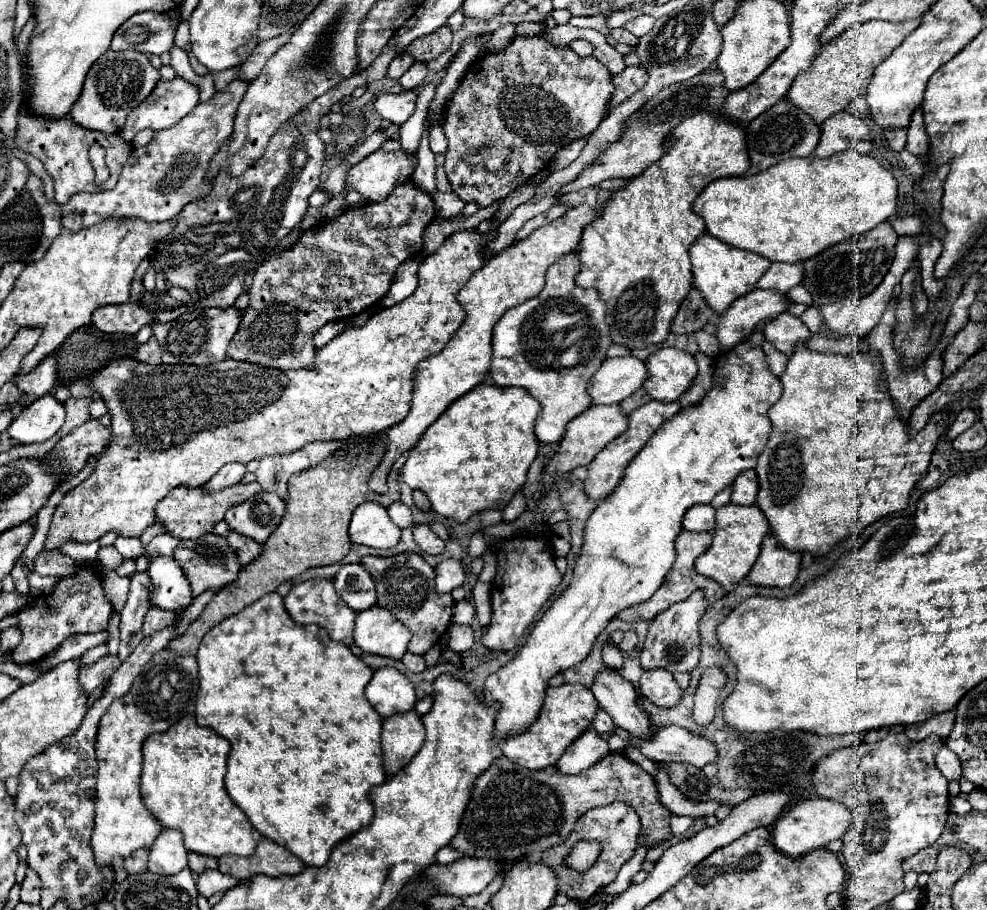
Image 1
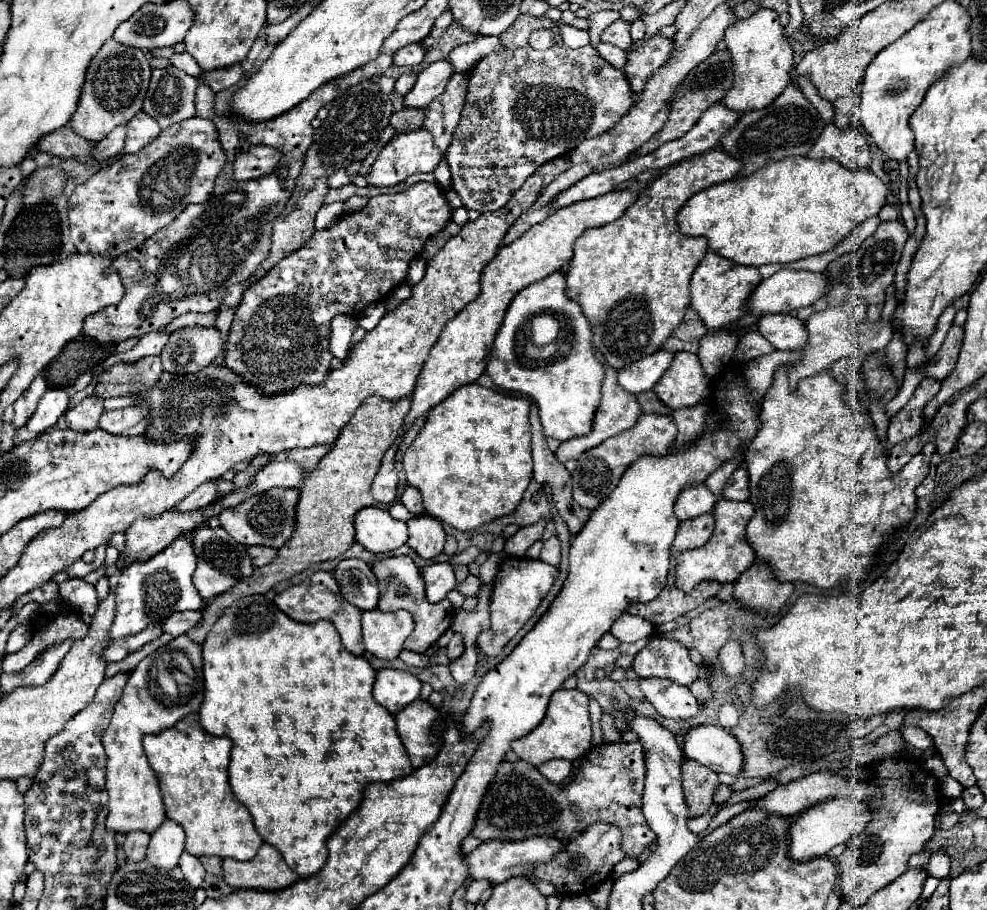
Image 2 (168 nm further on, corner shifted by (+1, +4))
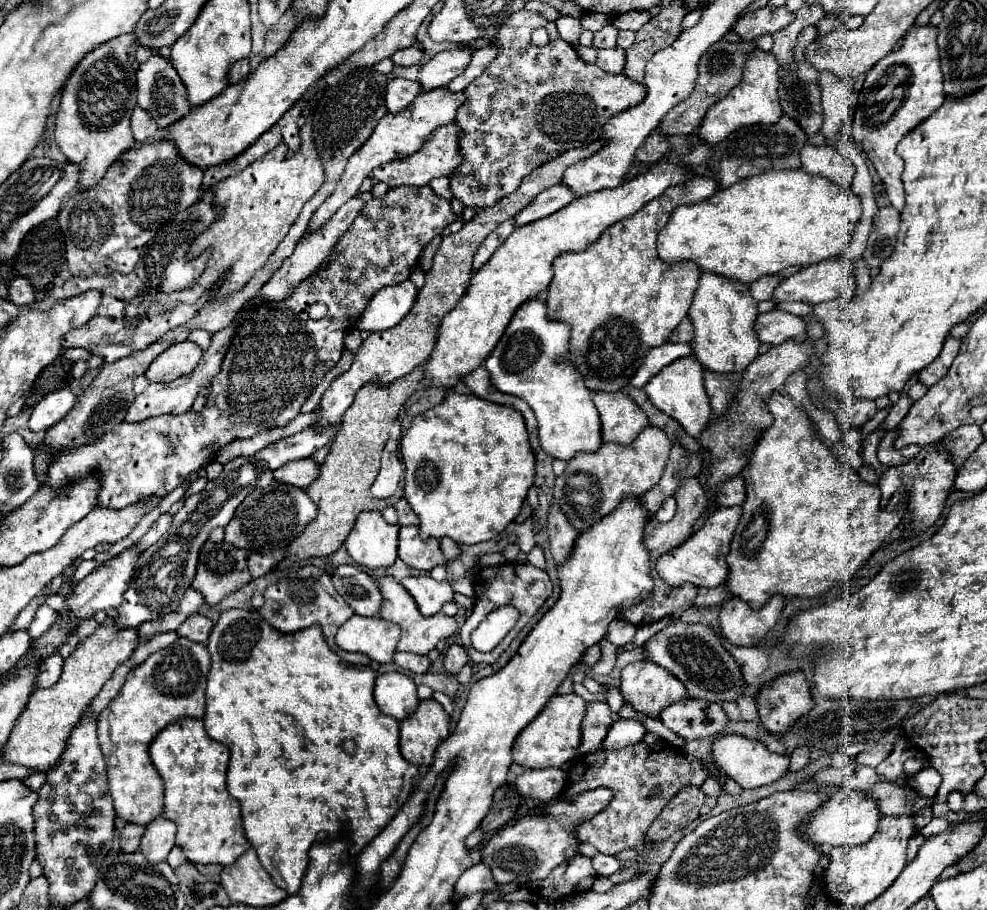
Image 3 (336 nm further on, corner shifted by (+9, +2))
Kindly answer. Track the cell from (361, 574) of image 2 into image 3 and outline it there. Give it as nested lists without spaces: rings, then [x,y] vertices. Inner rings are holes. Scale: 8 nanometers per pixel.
[[[338,566],[332,574],[332,584],[358,616],[378,614],[382,594],[376,586],[376,580],[358,566]]]

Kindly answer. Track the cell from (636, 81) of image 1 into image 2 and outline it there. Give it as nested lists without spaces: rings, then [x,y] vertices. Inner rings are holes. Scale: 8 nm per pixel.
[[[654,34],[640,48],[636,48],[628,54],[624,72],[636,94],[642,92],[648,76],[652,76],[656,72],[656,68],[660,68],[670,58],[670,54],[672,54],[672,42],[670,42],[670,38],[664,38],[660,34]]]

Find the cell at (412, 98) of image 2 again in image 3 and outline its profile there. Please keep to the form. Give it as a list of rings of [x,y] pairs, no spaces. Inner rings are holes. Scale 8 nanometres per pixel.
[[[456,48],[432,56],[418,72],[422,90],[434,90],[446,86],[452,78],[462,74],[462,70],[470,62],[470,54],[472,52],[468,48]]]

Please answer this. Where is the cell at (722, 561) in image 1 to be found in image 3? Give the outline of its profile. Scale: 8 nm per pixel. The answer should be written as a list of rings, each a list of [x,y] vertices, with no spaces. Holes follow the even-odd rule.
[[[718,506],[702,524],[702,528],[698,528],[690,540],[686,540],[684,544],[676,546],[674,550],[666,552],[664,556],[660,556],[656,560],[656,572],[658,576],[670,584],[672,588],[682,586],[684,582],[690,582],[694,586],[706,586],[706,588],[714,588],[726,582],[728,578],[728,564],[726,564],[726,554],[730,550],[730,540],[734,536],[734,530],[738,528],[742,516],[742,508],[740,506]]]

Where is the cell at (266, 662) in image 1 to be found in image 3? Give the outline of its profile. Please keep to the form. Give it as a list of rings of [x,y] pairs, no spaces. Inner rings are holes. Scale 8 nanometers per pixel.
[[[230,608],[230,610],[220,614],[218,622],[214,624],[214,630],[210,632],[206,648],[208,648],[210,660],[212,660],[210,662],[210,672],[208,672],[208,686],[206,686],[206,714],[202,718],[204,726],[206,726],[206,732],[208,732],[208,736],[212,740],[222,742],[230,750],[226,786],[228,786],[228,792],[240,802],[246,838],[250,840],[252,848],[258,852],[258,858],[260,858],[262,866],[270,872],[274,882],[280,888],[284,888],[288,894],[296,894],[300,884],[302,884],[304,872],[308,868],[308,850],[310,850],[310,846],[314,842],[334,840],[342,832],[342,828],[346,824],[348,824],[350,840],[356,844],[356,848],[368,846],[382,832],[382,828],[390,824],[390,820],[398,814],[398,810],[402,810],[402,806],[410,798],[410,794],[414,790],[412,780],[414,780],[418,768],[414,764],[410,764],[408,760],[404,760],[402,754],[400,754],[400,748],[398,748],[398,734],[400,734],[398,732],[398,720],[382,714],[378,710],[374,698],[372,698],[376,672],[372,668],[368,668],[368,666],[350,666],[350,664],[342,662],[342,658],[338,658],[338,654],[334,654],[330,650],[330,646],[326,644],[326,638],[322,634],[320,626],[310,626],[310,628],[298,630],[294,634],[280,634],[266,620],[262,620],[262,616],[258,612]],[[344,738],[356,740],[358,750],[354,754],[346,754],[342,750]]]

